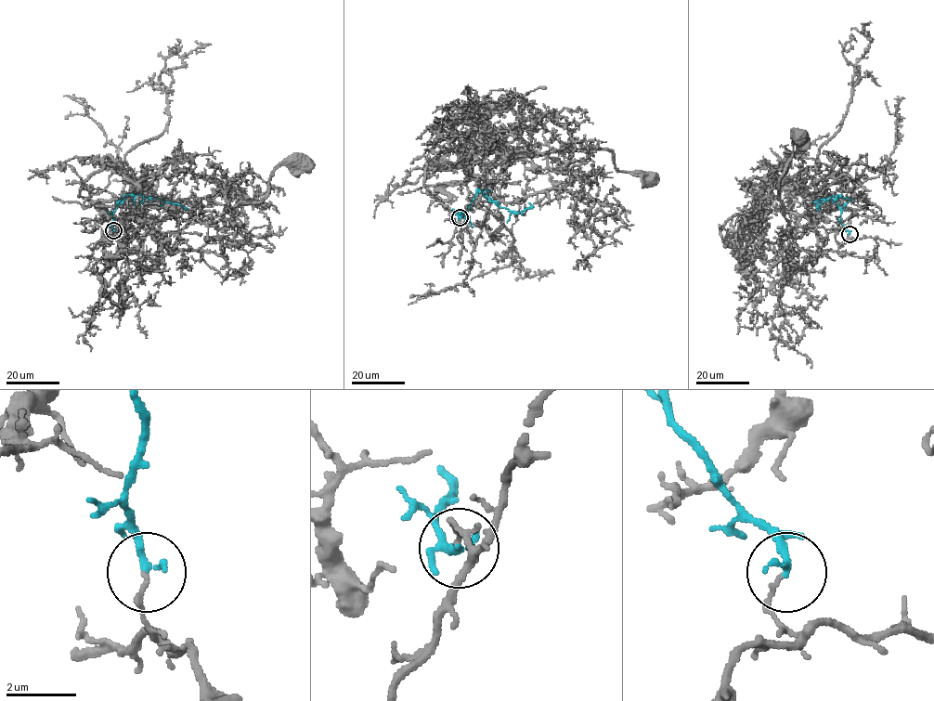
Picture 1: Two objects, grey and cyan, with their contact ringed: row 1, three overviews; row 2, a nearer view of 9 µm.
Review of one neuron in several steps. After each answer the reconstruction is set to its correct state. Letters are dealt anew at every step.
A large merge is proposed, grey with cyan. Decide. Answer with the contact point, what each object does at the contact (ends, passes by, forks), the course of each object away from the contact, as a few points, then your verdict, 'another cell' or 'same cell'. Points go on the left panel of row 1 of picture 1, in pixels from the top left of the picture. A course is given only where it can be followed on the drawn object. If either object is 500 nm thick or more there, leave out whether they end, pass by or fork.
(113, 230) | grey ends | cyan ends | grey via (113, 230), (131, 249), (149, 227), (137, 208), (145, 228), (182, 230), (260, 201), (285, 162), (306, 164) | cyan via (113, 230), (112, 214), (125, 194), (159, 198), (183, 208) | another cell

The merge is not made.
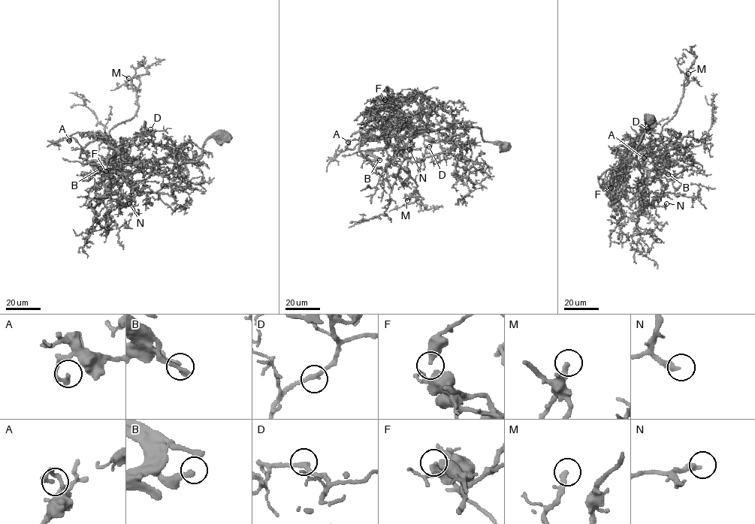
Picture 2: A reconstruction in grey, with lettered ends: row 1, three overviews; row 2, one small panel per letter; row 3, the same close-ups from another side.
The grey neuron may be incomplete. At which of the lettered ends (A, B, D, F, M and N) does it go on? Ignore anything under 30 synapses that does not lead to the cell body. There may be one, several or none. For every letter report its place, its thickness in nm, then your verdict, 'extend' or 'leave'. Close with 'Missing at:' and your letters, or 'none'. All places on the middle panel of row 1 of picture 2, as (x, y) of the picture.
A: at (348, 142); 240 nm thick; leave
B: at (379, 160); 240 nm thick; leave
D: at (429, 146); 200 nm thick; leave
F: at (385, 100); 300 nm thick; leave
M: at (407, 200); 280 nm thick; extend
N: at (409, 149); 320 nm thick; extend
Missing at: M, N

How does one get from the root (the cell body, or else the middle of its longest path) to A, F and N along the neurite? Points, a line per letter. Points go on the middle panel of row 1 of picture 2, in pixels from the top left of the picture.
A: (505, 145), (484, 140), (475, 127), (411, 133), (397, 143), (400, 152), (380, 137), (345, 150), (348, 142)
F: (505, 145), (484, 140), (479, 128), (466, 127), (411, 133), (397, 146), (390, 122), (391, 107), (385, 100)
N: (505, 145), (484, 140), (479, 128), (466, 127), (411, 133), (397, 146), (406, 130), (415, 128), (409, 149)

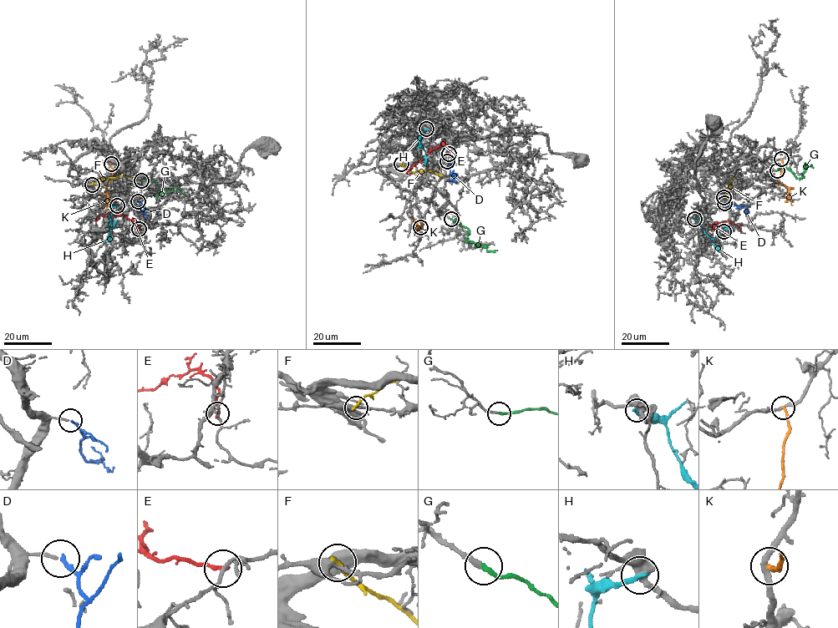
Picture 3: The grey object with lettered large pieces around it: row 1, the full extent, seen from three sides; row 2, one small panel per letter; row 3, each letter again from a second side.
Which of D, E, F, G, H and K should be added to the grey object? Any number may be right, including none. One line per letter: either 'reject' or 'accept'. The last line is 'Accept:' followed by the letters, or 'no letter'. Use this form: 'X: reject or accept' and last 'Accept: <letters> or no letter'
D: accept
E: reject
F: reject
G: accept
H: reject
K: reject
Accept: D, G

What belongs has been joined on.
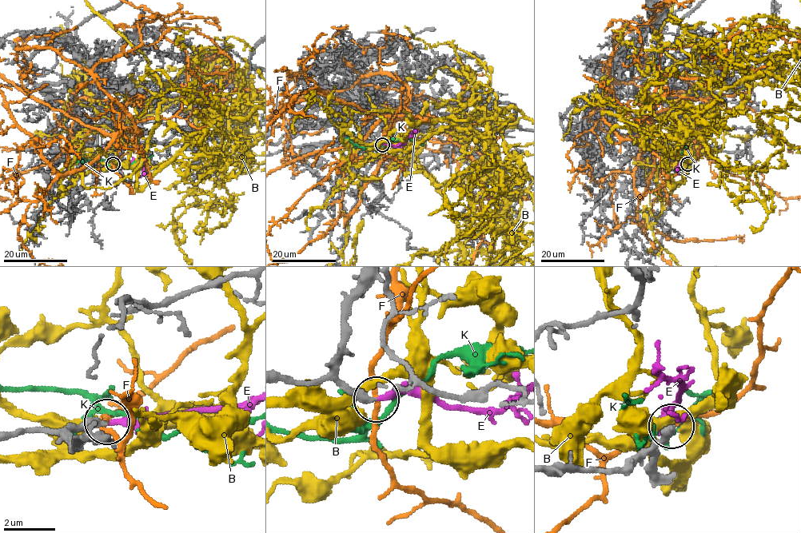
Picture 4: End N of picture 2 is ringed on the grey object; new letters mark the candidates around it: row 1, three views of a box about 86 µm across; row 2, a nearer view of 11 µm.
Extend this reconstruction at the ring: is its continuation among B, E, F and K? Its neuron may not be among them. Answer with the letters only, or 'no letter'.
E

